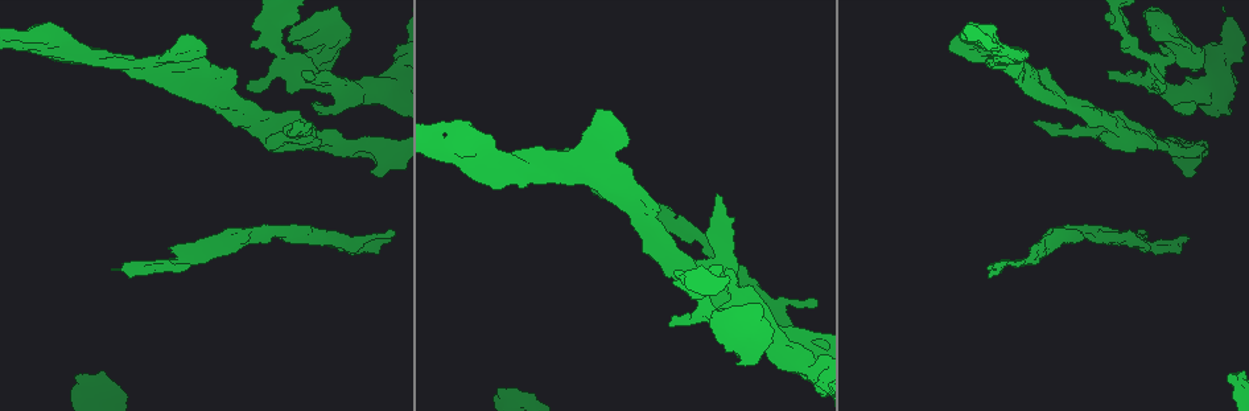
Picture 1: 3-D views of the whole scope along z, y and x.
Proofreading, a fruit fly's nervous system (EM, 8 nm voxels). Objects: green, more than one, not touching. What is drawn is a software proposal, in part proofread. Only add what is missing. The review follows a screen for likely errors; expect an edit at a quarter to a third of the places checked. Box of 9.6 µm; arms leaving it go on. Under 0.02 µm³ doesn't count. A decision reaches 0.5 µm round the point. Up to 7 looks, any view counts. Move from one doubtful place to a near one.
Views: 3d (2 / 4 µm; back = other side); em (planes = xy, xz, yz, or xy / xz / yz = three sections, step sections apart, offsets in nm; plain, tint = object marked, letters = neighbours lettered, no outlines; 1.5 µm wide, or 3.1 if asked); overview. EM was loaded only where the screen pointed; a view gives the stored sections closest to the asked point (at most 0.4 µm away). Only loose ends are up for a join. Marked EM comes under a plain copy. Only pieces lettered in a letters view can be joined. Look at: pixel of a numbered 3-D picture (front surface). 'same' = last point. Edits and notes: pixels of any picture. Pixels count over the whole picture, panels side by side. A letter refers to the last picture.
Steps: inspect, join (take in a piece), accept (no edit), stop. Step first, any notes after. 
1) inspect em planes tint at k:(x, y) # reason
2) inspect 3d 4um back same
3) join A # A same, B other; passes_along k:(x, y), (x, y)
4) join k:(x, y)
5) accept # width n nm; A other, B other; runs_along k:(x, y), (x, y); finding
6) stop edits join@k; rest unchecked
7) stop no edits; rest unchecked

inspect 3d 2um at 1:(1195, 106) # free end

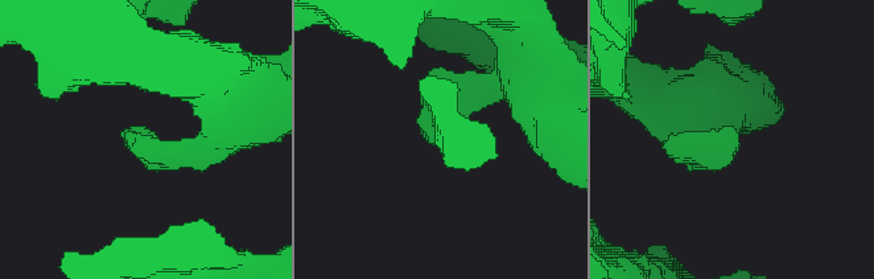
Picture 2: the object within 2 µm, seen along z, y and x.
inspect em planes letters at 2:(736, 135)

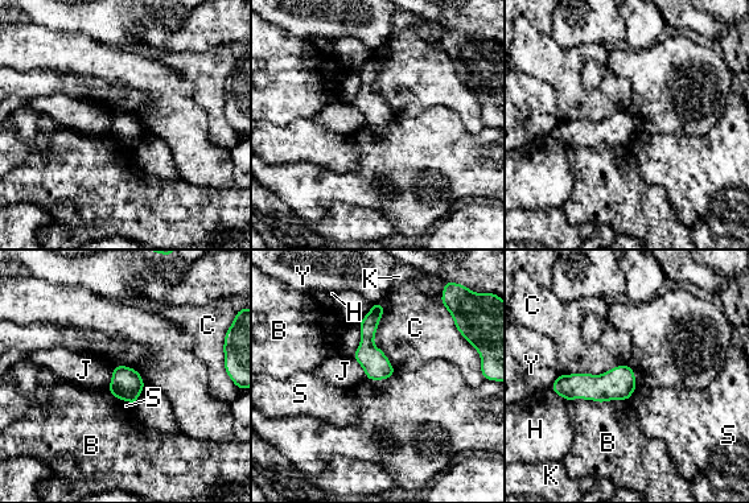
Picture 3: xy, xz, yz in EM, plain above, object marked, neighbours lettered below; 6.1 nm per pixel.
accept # longest_contact C 440 nm; B other, C other, H other, J other, K other, S other, Y other; border 3:(379, 302), (374, 343), (395, 372); none of them fits

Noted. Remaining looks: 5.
inspect em planes letters at 1:(1162, 87) # free end

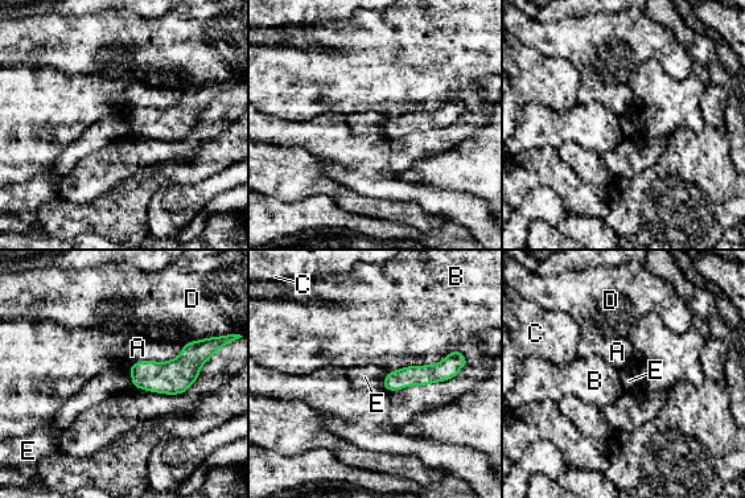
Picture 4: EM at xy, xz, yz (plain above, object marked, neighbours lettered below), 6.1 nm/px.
accept # A other, B other, C other, D other, E other; runs_along 4:(233, 337), (175, 377), (135, 381); no lettered piece goes on from it

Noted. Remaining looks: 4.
inspect 3d 4um at 1:(186, 263) # tapers out

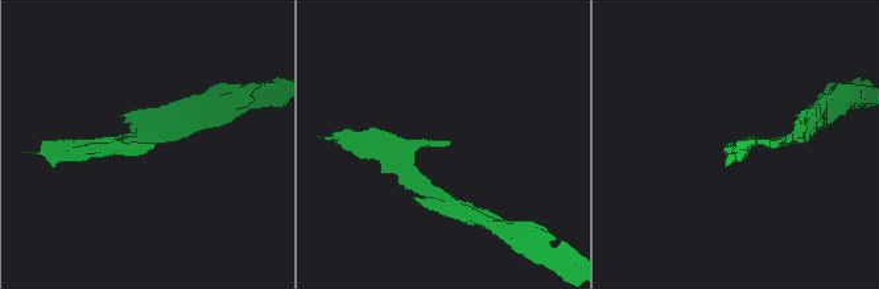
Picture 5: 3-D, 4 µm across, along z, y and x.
inspect em planes letters at 5:(448, 145)

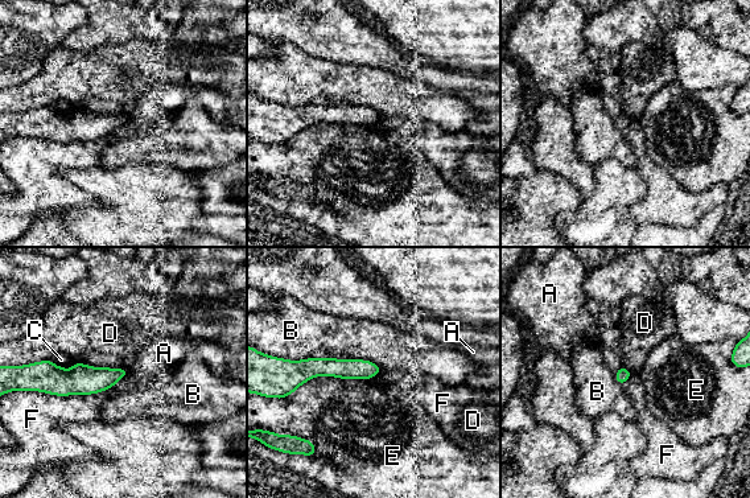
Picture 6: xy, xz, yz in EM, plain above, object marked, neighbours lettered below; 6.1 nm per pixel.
accept # A other, B other, C other, D other, E other, F other; runs_along 6:(41, 367), (53, 378), (123, 371); no lettered piece goes on from it

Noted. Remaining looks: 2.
stop no edits; rest unchecked

